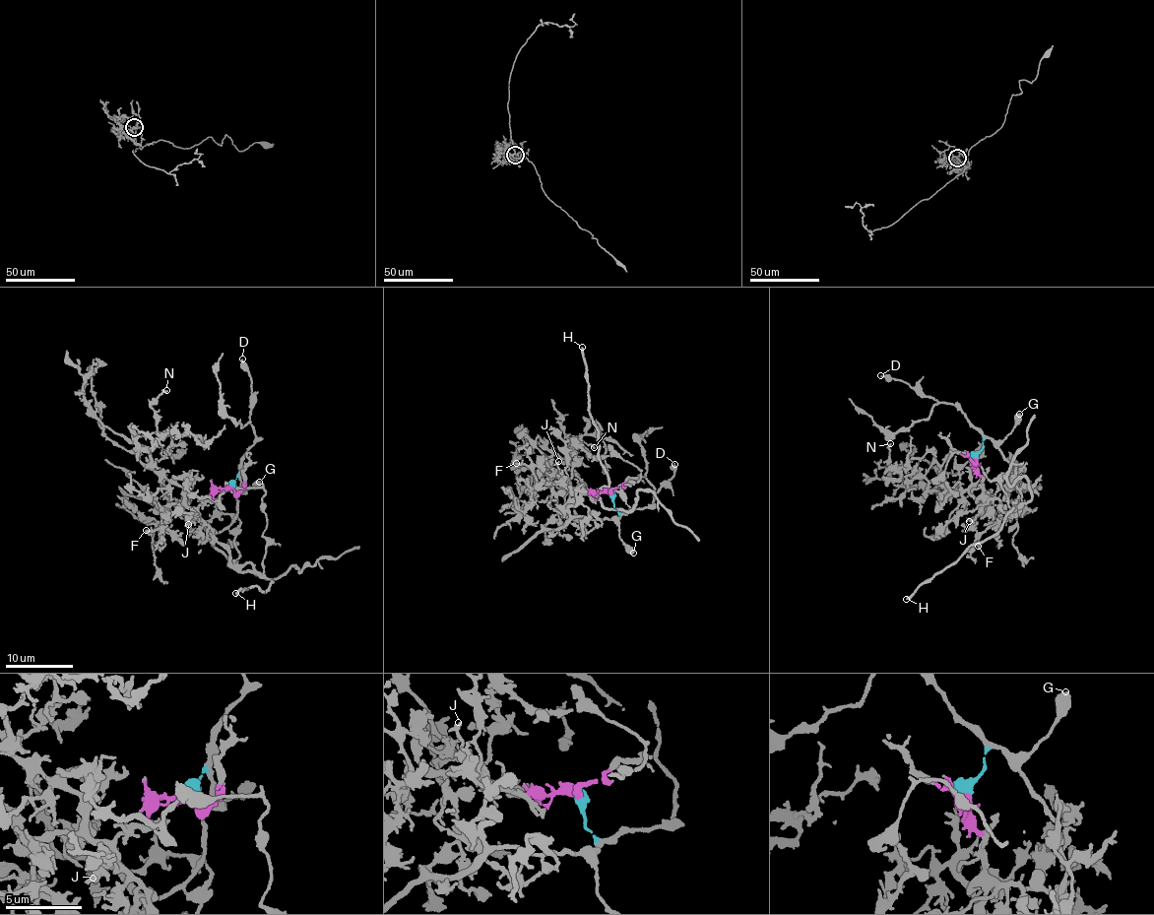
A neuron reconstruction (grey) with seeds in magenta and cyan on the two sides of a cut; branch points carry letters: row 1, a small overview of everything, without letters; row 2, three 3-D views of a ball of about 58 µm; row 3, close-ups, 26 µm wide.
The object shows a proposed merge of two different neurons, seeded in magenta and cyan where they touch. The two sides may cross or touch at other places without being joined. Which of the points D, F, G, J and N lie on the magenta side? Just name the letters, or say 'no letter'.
F, J, N

